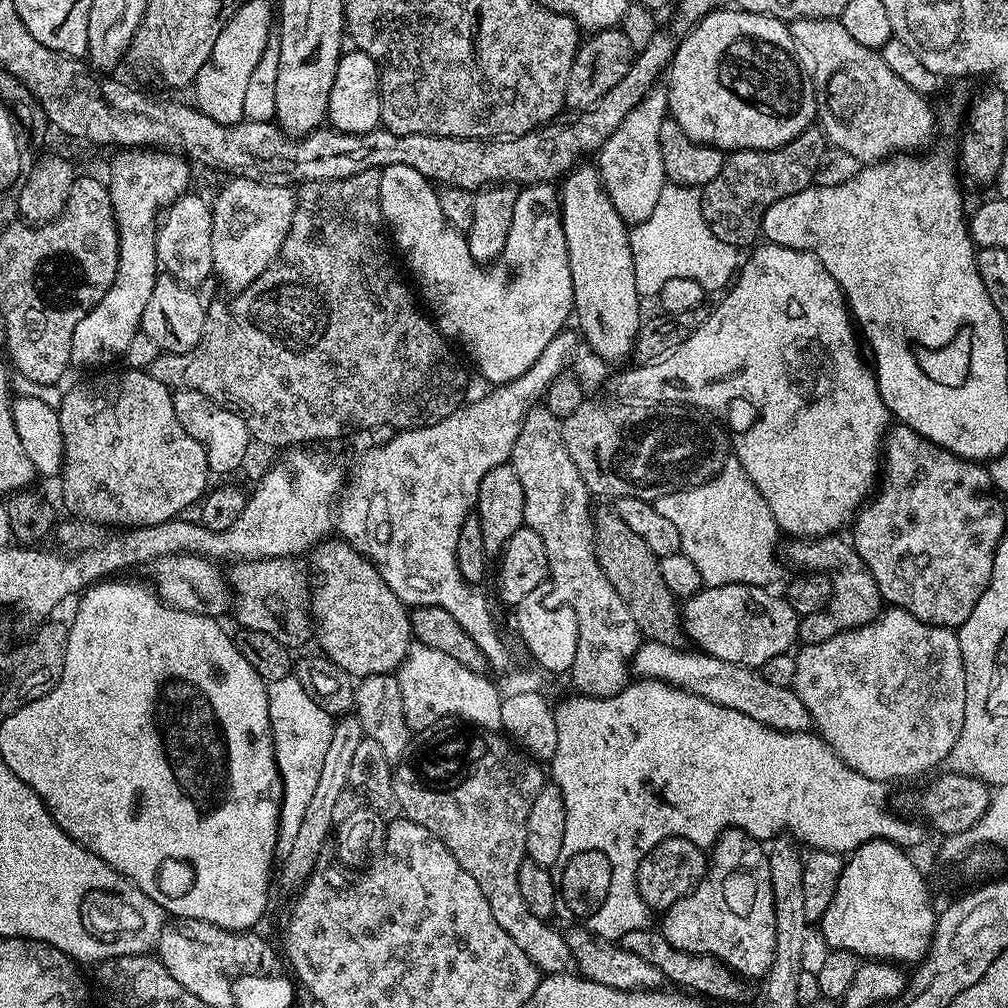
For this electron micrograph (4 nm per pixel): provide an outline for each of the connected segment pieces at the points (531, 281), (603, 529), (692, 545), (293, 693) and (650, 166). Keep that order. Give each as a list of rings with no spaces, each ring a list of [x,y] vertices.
[[[390,166],[383,169],[380,172],[380,215],[383,223],[386,225],[387,231],[388,228],[392,231],[392,240],[396,243],[397,250],[404,255],[404,260],[408,263],[409,274],[416,279],[416,284],[420,287],[421,297],[419,296],[419,299],[421,301],[424,299],[428,303],[429,309],[427,308],[427,311],[436,325],[437,332],[449,342],[457,340],[468,351],[469,358],[476,363],[477,370],[489,380],[489,385],[508,384],[514,378],[526,374],[526,370],[530,370],[530,366],[534,366],[534,362],[538,362],[538,358],[542,354],[542,350],[546,350],[550,338],[554,338],[559,332],[565,331],[567,324],[564,323],[570,320],[574,312],[570,258],[566,250],[566,234],[560,217],[560,197],[557,189],[551,183],[530,184],[521,187],[518,191],[518,202],[514,206],[514,222],[510,226],[510,234],[506,238],[506,246],[499,256],[487,266],[472,266],[476,268],[464,268],[464,260],[466,261],[465,233],[458,231],[450,222],[446,222],[446,214],[442,214],[442,206],[438,206],[436,193],[437,189],[434,187],[433,181],[427,180],[422,174],[418,174],[418,170],[410,170],[410,166]]]
[[[611,507],[595,513],[592,529],[596,543],[598,566],[602,566],[602,574],[610,581],[610,586],[618,590],[618,598],[626,602],[630,614],[634,614],[634,622],[638,626],[641,637],[679,648],[685,643],[686,637],[682,627],[682,612],[674,594],[670,594],[666,582],[662,582],[662,570],[657,556],[618,518]]]
[[[730,458],[710,482],[655,500],[658,514],[678,530],[680,551],[698,566],[705,585],[754,584],[772,586],[780,576],[776,565],[776,519],[762,494],[750,482],[740,461]]]
[[[294,675],[278,678],[278,682],[267,685],[268,713],[272,727],[272,745],[276,751],[276,769],[280,771],[282,799],[280,802],[280,822],[278,825],[278,848],[286,854],[294,846],[302,817],[306,815],[306,806],[314,789],[318,787],[318,778],[322,774],[322,762],[326,750],[330,747],[330,734],[334,716],[318,706],[302,690],[302,685]]]
[[[660,86],[651,87],[638,106],[622,118],[622,126],[610,134],[598,153],[600,177],[610,202],[614,202],[614,210],[618,210],[620,217],[629,225],[635,226],[650,218],[654,205],[658,203],[658,194],[662,194],[664,189],[666,182],[660,179],[664,167],[658,130],[662,130],[662,122],[669,116],[667,91]]]

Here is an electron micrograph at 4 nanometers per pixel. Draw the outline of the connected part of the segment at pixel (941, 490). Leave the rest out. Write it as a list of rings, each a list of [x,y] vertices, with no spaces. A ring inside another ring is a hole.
[[[899,422],[893,423],[884,433],[882,441],[882,471],[878,476],[878,487],[871,499],[856,513],[854,523],[851,525],[851,528],[853,527],[852,536],[850,535],[852,547],[862,558],[862,562],[866,562],[866,566],[878,586],[881,601],[885,605],[901,608],[914,614],[914,618],[927,624],[958,630],[962,626],[962,622],[966,622],[966,618],[970,618],[974,606],[978,606],[978,598],[982,598],[982,594],[992,577],[996,547],[1000,541],[1000,535],[1006,531],[1004,504],[999,499],[1003,500],[992,487],[992,479],[988,477],[987,467],[981,466],[974,460],[964,460],[953,452],[948,452],[945,448],[939,448],[934,442],[930,442],[924,436],[919,436],[917,432],[910,430],[910,426]]]

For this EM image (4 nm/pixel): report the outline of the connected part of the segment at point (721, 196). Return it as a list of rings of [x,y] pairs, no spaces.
[[[810,126],[802,134],[777,148],[742,148],[729,151],[722,162],[722,170],[718,170],[714,177],[714,182],[705,184],[700,193],[702,214],[714,238],[722,238],[722,242],[737,250],[755,245],[764,227],[766,210],[770,210],[774,202],[790,198],[790,194],[798,194],[813,187],[815,180],[812,179],[824,160],[824,151],[829,151],[829,148],[823,128]]]

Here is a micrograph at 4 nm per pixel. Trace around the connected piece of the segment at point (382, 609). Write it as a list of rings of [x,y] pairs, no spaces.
[[[347,546],[323,548],[319,552],[320,572],[324,575],[324,581],[315,585],[312,602],[314,620],[318,625],[318,640],[320,636],[319,651],[353,678],[395,673],[414,643],[409,609],[398,598],[398,594],[386,586],[376,567],[362,553]]]

